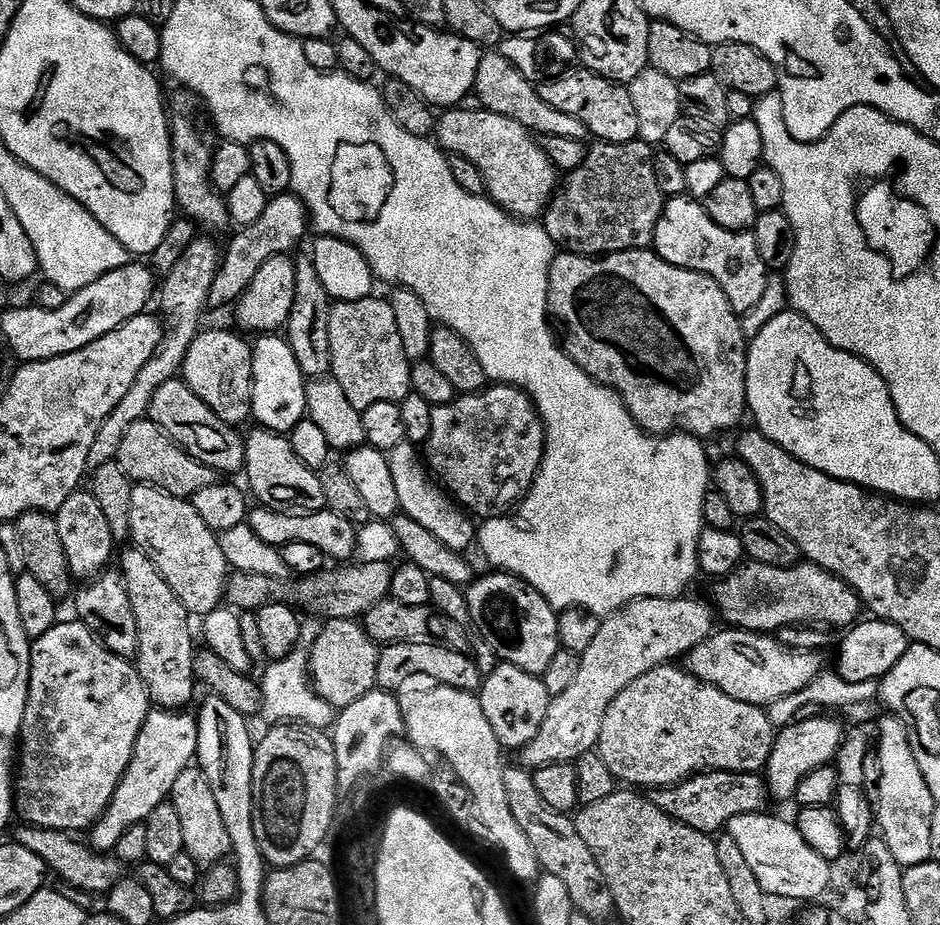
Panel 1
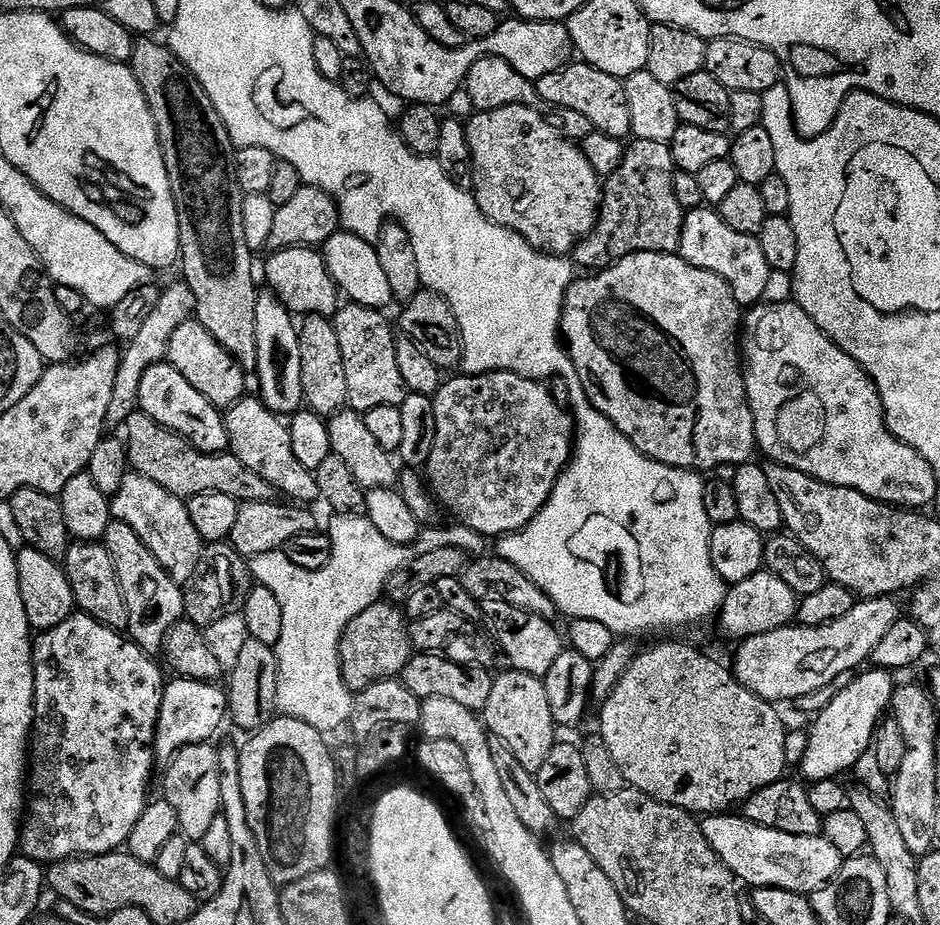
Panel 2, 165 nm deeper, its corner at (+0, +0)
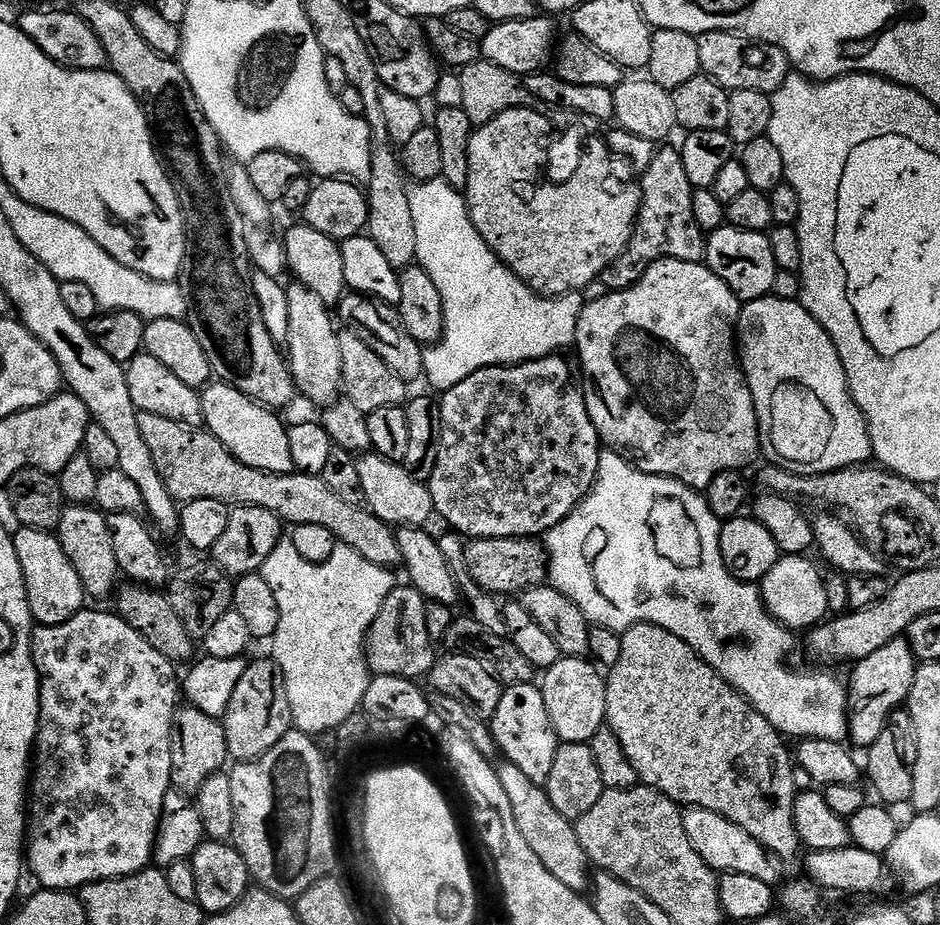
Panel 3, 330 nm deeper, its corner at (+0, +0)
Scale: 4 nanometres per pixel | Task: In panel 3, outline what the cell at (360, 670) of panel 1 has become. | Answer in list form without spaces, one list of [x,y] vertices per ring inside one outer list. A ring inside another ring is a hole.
[[[397,586],[391,594],[382,602],[382,610],[378,610],[378,618],[368,627],[368,634],[364,641],[364,656],[368,659],[369,673],[377,676],[397,676],[403,680],[413,682],[427,677],[438,659],[437,645],[430,638],[426,630],[426,601],[416,588],[411,586]]]

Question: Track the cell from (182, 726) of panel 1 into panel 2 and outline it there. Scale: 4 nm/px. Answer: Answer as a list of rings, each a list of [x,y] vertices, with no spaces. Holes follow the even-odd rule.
[[[172,678],[164,685],[162,710],[156,727],[156,759],[161,765],[172,763],[186,746],[207,744],[229,715],[228,693],[219,683],[207,684]]]

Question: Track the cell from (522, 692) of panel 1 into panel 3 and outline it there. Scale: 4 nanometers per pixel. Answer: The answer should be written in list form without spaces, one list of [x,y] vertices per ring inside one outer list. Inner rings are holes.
[[[535,683],[531,684],[509,684],[502,694],[502,702],[498,702],[498,710],[494,710],[490,721],[490,727],[499,755],[505,761],[514,766],[518,766],[518,770],[524,771],[529,776],[530,782],[544,785],[550,778],[550,769],[554,767],[554,754],[559,750],[562,743],[556,737],[554,726],[550,726],[550,713],[546,710],[546,698],[542,698],[539,687]]]

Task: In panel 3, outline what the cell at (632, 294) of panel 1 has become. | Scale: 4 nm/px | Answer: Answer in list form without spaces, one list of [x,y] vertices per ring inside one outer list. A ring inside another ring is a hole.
[[[659,260],[654,262],[646,270],[646,274],[642,279],[634,285],[633,288],[627,288],[621,292],[613,292],[611,290],[603,293],[605,296],[600,296],[597,300],[589,299],[584,305],[582,314],[578,318],[578,330],[574,337],[574,344],[576,343],[576,352],[580,355],[580,368],[578,364],[578,372],[582,377],[582,387],[584,389],[584,401],[586,402],[586,410],[590,414],[590,422],[594,422],[594,426],[598,430],[601,441],[611,451],[617,452],[623,460],[629,460],[632,465],[638,470],[642,470],[646,474],[654,474],[655,476],[665,476],[671,480],[677,480],[686,485],[687,488],[694,488],[697,490],[707,490],[710,482],[714,482],[714,478],[718,478],[718,474],[723,472],[739,472],[747,469],[747,464],[752,464],[761,455],[762,449],[760,446],[760,423],[756,417],[756,407],[754,406],[754,398],[750,394],[750,386],[744,377],[744,369],[740,367],[740,357],[738,355],[738,325],[740,322],[740,309],[742,302],[734,294],[734,290],[730,290],[730,286],[726,286],[726,282],[722,282],[722,278],[718,278],[718,274],[714,274],[708,269],[707,263],[701,262],[695,264],[694,262],[682,262],[681,260]]]

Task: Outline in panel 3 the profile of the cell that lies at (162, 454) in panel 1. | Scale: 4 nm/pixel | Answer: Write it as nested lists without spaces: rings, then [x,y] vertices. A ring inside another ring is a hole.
[[[138,412],[138,431],[154,457],[154,466],[158,466],[162,482],[166,482],[166,490],[170,490],[176,501],[189,504],[198,498],[214,498],[229,506],[265,508],[288,526],[326,526],[343,547],[353,548],[366,562],[374,562],[374,566],[389,570],[401,567],[393,525],[382,522],[382,518],[369,512],[367,507],[338,498],[321,477],[306,476],[297,471],[291,476],[283,476],[254,470],[240,464],[238,458],[203,427],[191,428],[189,424],[162,418],[162,414]]]

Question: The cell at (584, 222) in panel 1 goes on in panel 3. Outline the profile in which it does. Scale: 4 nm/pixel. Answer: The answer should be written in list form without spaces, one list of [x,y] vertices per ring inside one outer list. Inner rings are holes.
[[[657,147],[654,162],[639,177],[640,213],[636,219],[636,228],[632,231],[630,242],[619,258],[600,275],[599,283],[605,289],[621,292],[633,288],[646,270],[659,260],[681,260],[682,262],[701,263],[704,260],[706,234],[694,218],[693,186],[686,178],[682,166],[682,154],[679,147]]]

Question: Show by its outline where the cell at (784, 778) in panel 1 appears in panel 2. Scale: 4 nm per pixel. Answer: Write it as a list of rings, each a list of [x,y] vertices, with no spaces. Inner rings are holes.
[[[861,671],[850,682],[850,686],[842,690],[842,694],[838,694],[838,698],[834,698],[834,702],[830,702],[830,706],[826,706],[826,710],[815,717],[816,725],[808,732],[805,757],[798,767],[799,775],[805,781],[843,777],[843,772],[851,773],[858,758],[862,758],[867,748],[873,747],[872,735],[880,724],[880,715],[889,711],[894,681],[887,671],[871,671]]]

